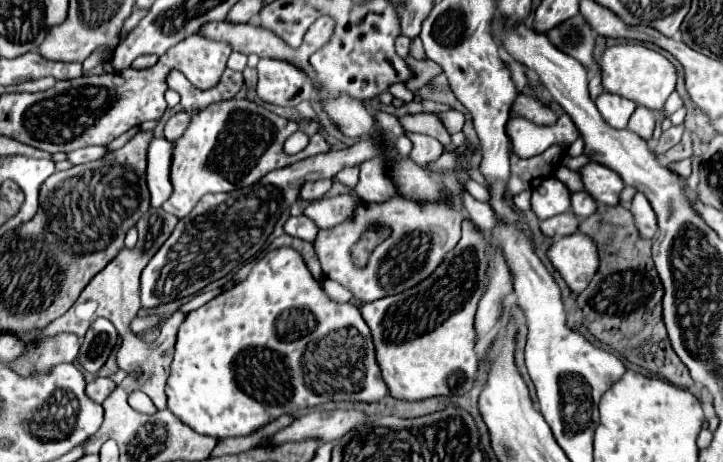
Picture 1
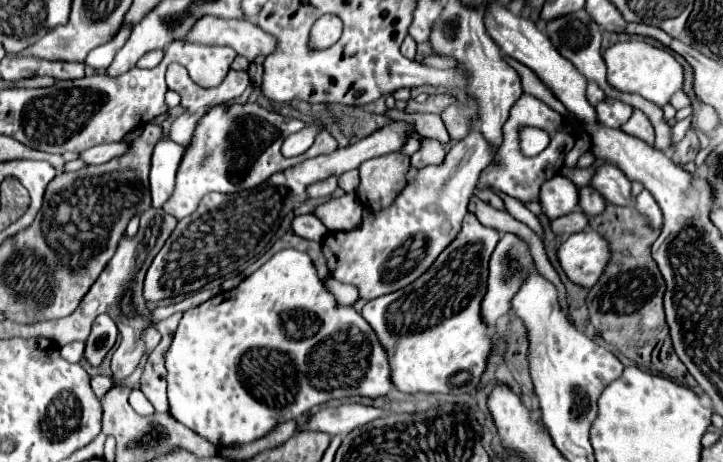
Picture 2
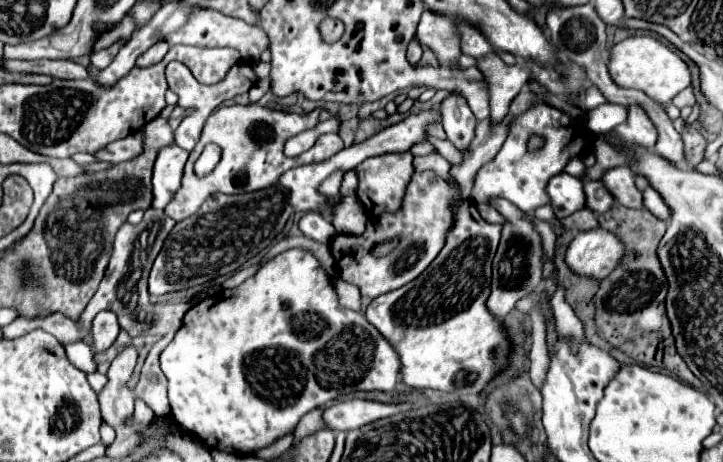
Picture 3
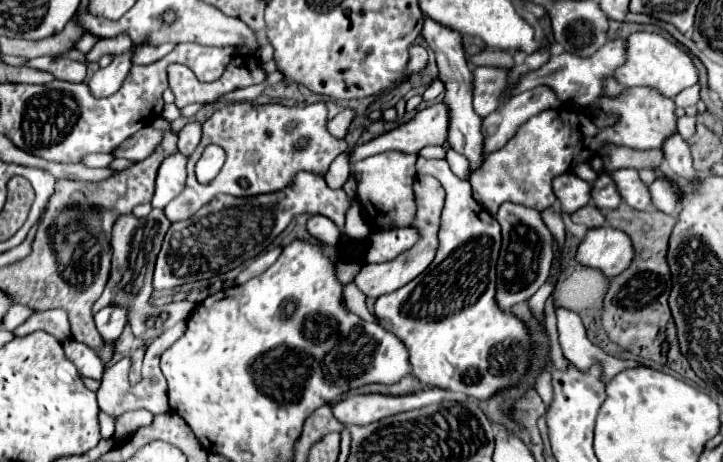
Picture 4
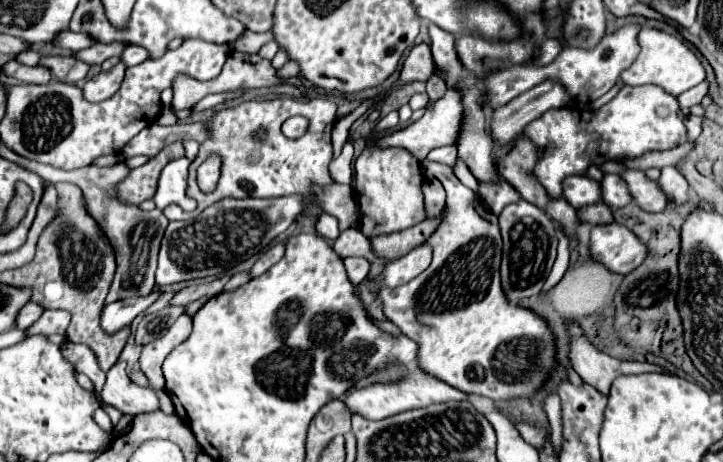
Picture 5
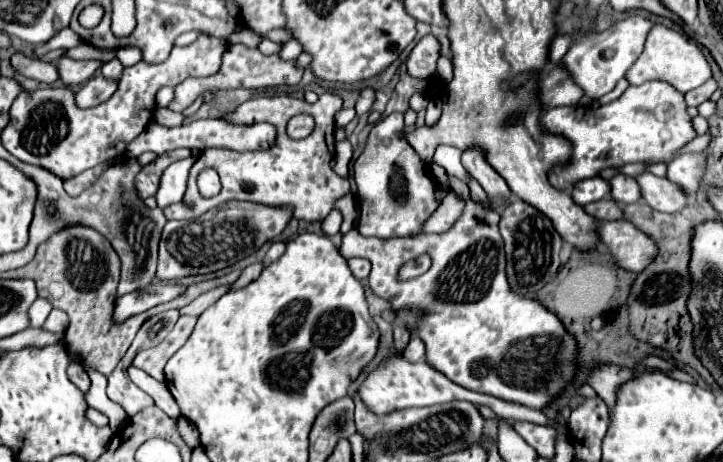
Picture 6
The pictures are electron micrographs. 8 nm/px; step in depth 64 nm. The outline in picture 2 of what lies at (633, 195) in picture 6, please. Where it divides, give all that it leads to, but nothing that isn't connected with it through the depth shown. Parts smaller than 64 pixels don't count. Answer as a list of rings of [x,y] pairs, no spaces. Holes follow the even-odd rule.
[[[592,186],[580,188],[580,210],[584,210],[584,214],[596,216],[604,212],[604,206],[606,206],[604,196],[598,190],[592,190]]]

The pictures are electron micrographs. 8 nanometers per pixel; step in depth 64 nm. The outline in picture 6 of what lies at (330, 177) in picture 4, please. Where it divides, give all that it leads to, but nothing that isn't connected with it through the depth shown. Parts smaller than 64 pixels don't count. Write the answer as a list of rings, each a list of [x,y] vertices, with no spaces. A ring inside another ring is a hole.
[[[342,140],[336,144],[336,156],[334,156],[334,172],[338,176],[344,176],[348,174],[348,164],[350,164],[350,158],[352,158],[352,146],[348,140]]]

